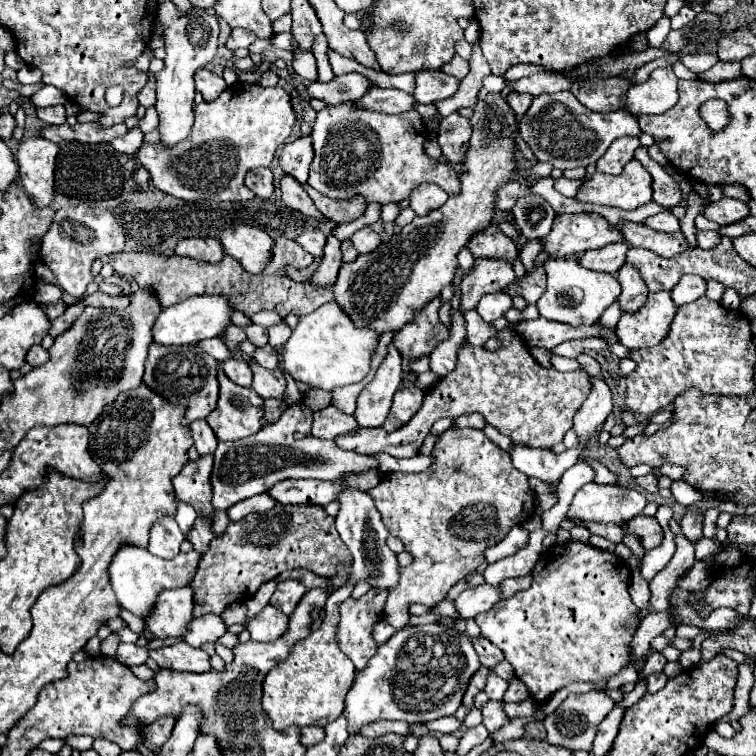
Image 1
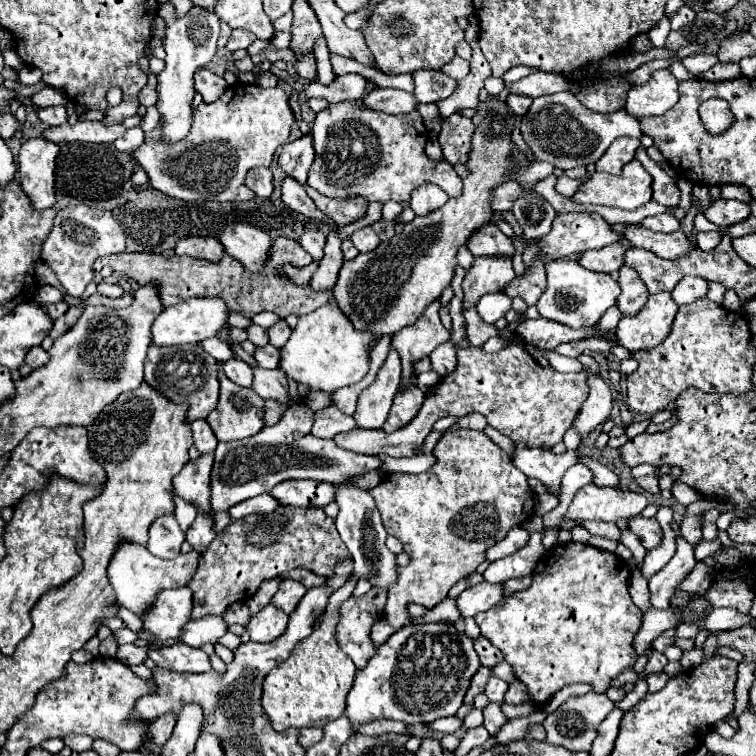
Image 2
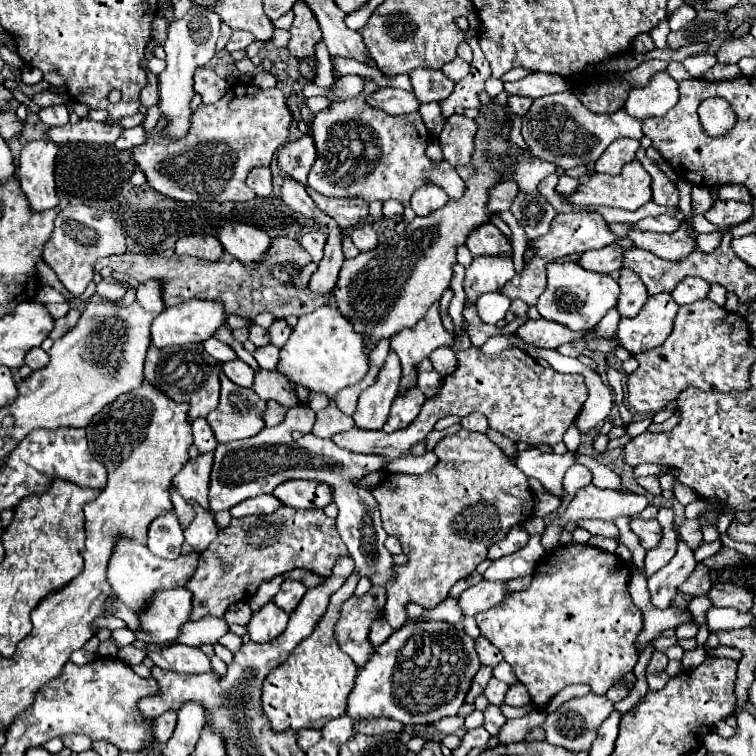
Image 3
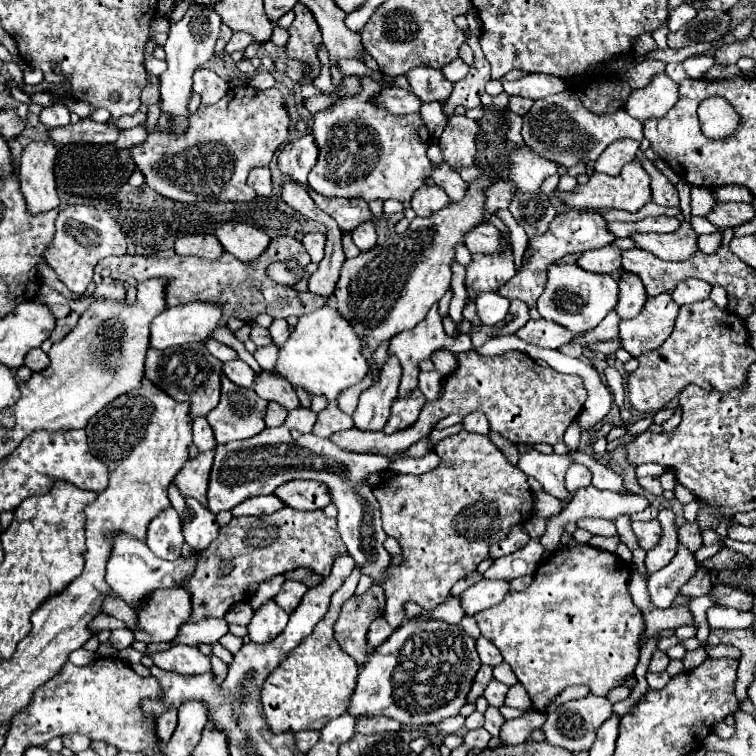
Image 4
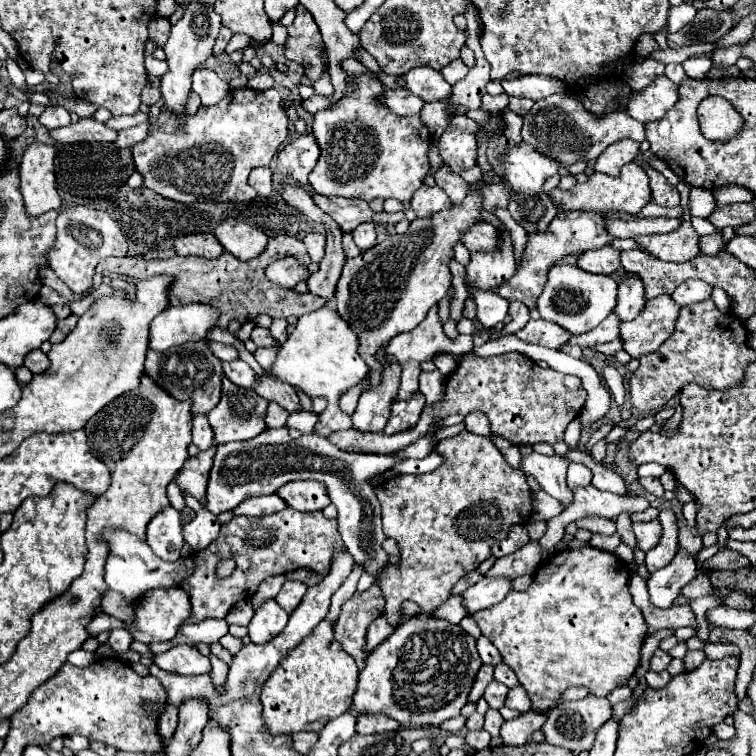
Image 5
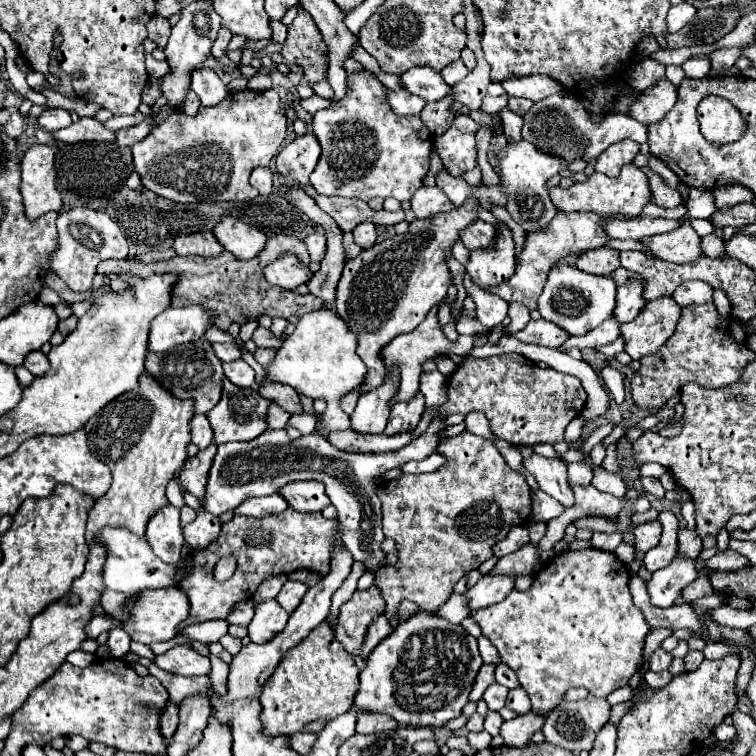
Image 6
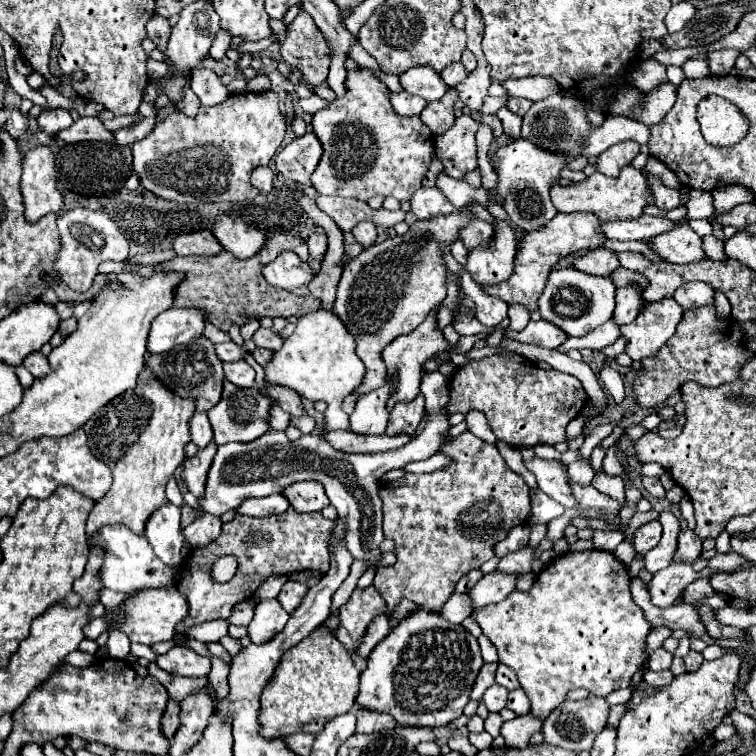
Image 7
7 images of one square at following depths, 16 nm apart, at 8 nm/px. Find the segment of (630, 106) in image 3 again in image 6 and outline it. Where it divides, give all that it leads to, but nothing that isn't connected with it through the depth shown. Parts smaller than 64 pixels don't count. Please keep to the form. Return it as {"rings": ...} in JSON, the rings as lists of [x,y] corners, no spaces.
{"rings":[[[660,78],[652,88],[636,94],[634,102],[630,104],[630,116],[642,124],[652,124],[654,120],[662,120],[676,100],[678,88],[668,78]]]}

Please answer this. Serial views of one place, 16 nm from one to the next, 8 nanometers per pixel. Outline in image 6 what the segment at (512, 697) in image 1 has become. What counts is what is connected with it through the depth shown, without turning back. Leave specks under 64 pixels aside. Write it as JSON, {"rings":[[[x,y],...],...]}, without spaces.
{"rings":[[[522,686],[512,688],[510,694],[508,694],[508,700],[506,700],[506,706],[512,708],[512,710],[516,710],[518,714],[526,714],[526,712],[530,712],[530,698],[528,698],[526,690],[524,690]]]}

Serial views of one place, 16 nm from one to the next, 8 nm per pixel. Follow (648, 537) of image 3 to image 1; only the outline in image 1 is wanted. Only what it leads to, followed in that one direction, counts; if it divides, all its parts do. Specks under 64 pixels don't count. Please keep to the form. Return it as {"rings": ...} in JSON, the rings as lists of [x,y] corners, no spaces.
{"rings":[[[640,514],[640,516],[632,518],[626,524],[626,532],[634,534],[640,540],[644,550],[652,550],[652,548],[660,546],[660,542],[664,540],[664,530],[662,530],[662,526],[658,524],[658,520],[654,516]]]}

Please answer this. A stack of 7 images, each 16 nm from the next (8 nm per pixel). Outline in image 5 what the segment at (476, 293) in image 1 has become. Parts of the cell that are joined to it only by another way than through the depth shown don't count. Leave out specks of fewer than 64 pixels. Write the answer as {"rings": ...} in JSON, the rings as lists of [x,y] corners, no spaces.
{"rings":[[[502,232],[502,248],[496,252],[474,252],[470,264],[466,266],[466,276],[472,288],[494,290],[516,272],[514,250],[510,234]]]}

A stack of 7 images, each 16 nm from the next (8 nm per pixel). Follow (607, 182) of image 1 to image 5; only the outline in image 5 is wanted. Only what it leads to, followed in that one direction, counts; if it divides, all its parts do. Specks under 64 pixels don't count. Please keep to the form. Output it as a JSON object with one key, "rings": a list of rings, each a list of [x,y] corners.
{"rings":[[[630,162],[622,168],[620,176],[616,178],[610,178],[606,174],[598,174],[594,172],[588,182],[584,184],[576,184],[572,190],[560,190],[560,188],[554,188],[552,190],[552,198],[566,210],[592,210],[592,212],[598,212],[598,214],[604,214],[604,212],[610,212],[610,210],[622,210],[622,212],[628,212],[628,214],[636,214],[642,210],[642,206],[646,206],[652,196],[650,196],[650,180],[648,180],[648,174],[644,172],[642,166],[638,166],[636,162]]]}

